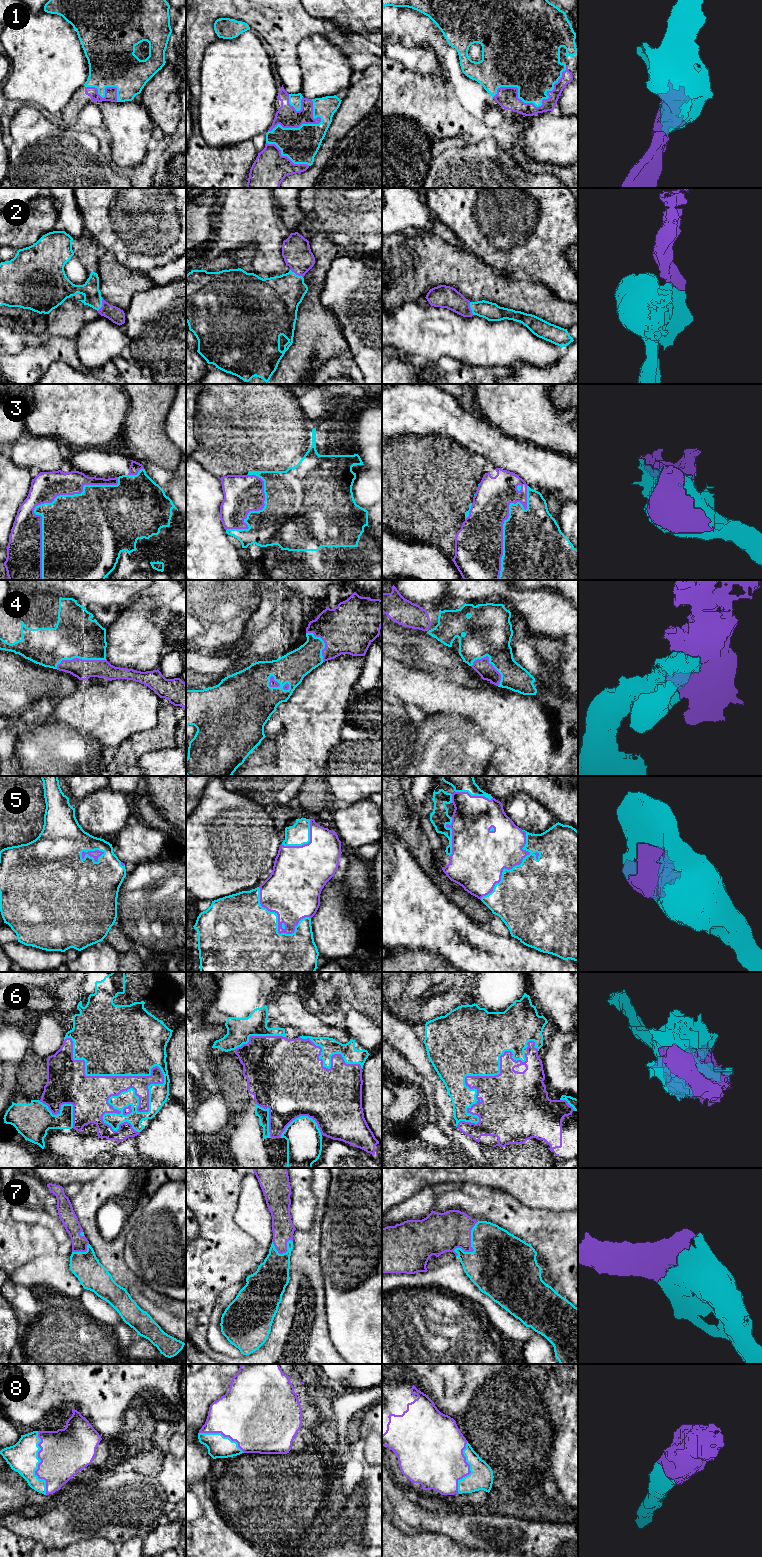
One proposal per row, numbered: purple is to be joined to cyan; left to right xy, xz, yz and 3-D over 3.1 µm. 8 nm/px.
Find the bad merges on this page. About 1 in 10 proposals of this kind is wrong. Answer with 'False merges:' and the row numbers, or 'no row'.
False merges: no row

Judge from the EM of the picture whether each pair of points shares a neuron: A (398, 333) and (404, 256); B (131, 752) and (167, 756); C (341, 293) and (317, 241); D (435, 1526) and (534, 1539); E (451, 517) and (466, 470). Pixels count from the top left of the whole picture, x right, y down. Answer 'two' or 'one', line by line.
A: two
B: two
C: two
D: one
E: one

